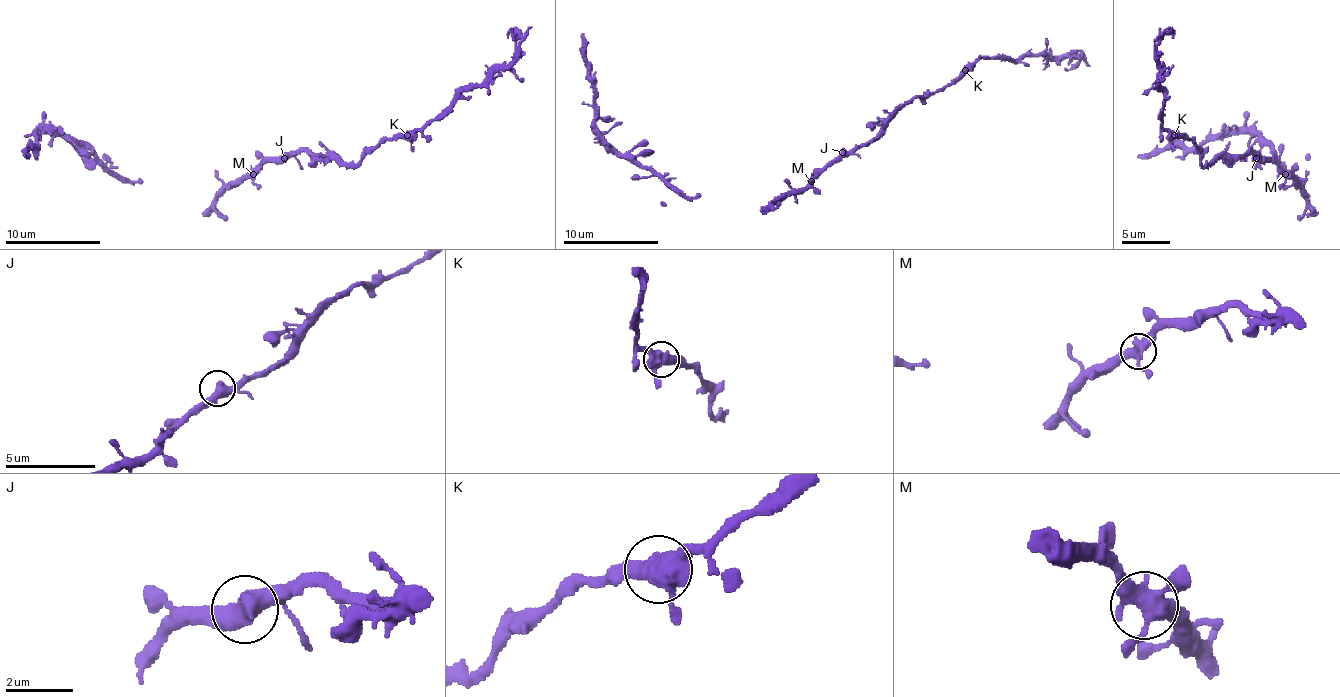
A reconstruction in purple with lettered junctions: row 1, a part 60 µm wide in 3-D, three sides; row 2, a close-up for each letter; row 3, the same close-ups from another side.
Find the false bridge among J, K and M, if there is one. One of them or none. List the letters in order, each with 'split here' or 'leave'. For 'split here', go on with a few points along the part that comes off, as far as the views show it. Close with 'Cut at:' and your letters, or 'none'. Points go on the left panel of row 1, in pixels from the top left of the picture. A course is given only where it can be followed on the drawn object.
J: leave
K: leave
M: leave
Cut at: none

